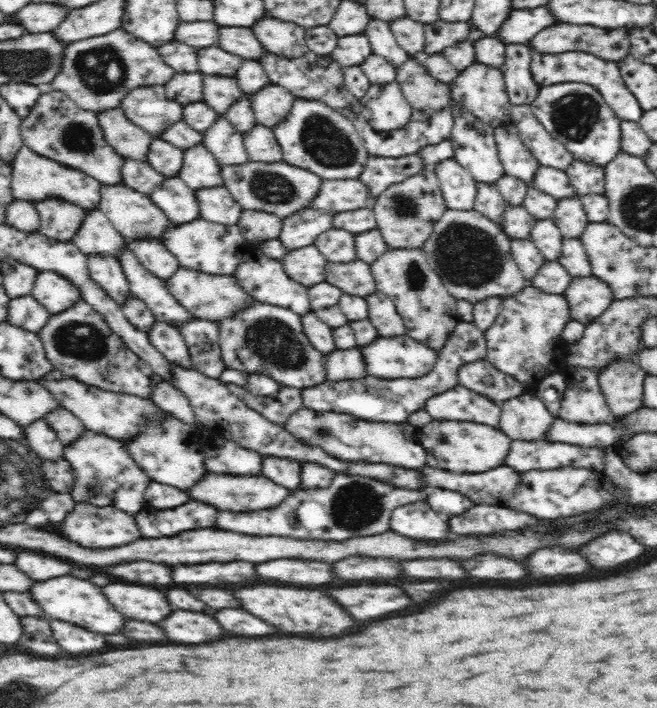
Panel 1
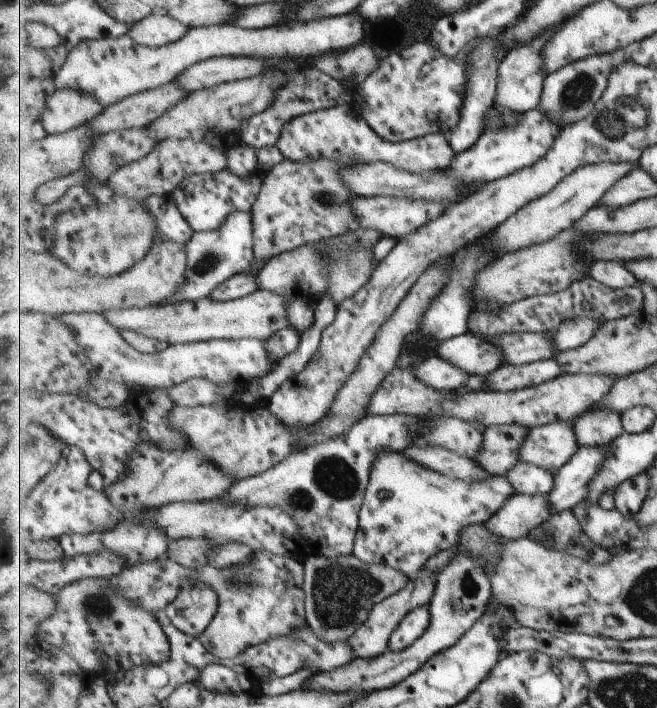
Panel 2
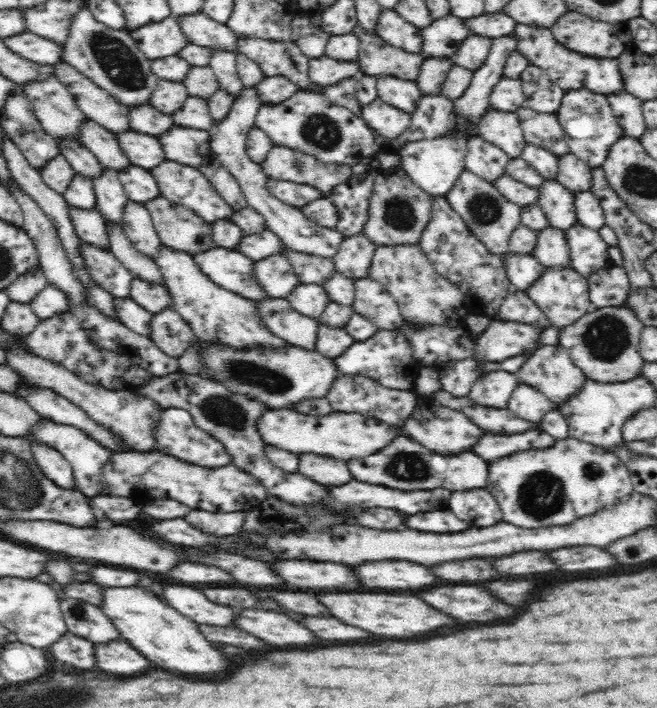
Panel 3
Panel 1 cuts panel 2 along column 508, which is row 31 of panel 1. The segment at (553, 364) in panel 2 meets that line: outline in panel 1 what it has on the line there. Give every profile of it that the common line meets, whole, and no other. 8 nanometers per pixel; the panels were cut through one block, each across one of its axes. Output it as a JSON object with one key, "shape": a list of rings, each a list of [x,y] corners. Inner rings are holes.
{"shape":[[[371,19],[365,34],[370,41],[372,52],[383,56],[392,66],[399,67],[410,57],[398,44],[390,23]]]}

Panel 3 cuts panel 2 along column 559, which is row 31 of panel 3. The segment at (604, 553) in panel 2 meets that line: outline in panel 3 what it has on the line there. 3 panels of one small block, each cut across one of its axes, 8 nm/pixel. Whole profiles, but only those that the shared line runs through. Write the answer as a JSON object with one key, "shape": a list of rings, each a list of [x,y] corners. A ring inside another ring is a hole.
{"shape":[[[518,23],[512,35],[516,37],[518,53],[528,59],[529,64],[543,68],[548,78],[565,91],[585,88],[596,94],[612,95],[622,92],[625,88],[622,74],[618,70],[618,62],[612,58],[580,56],[578,52],[572,52],[562,44],[556,44],[552,31],[547,28]]]}

